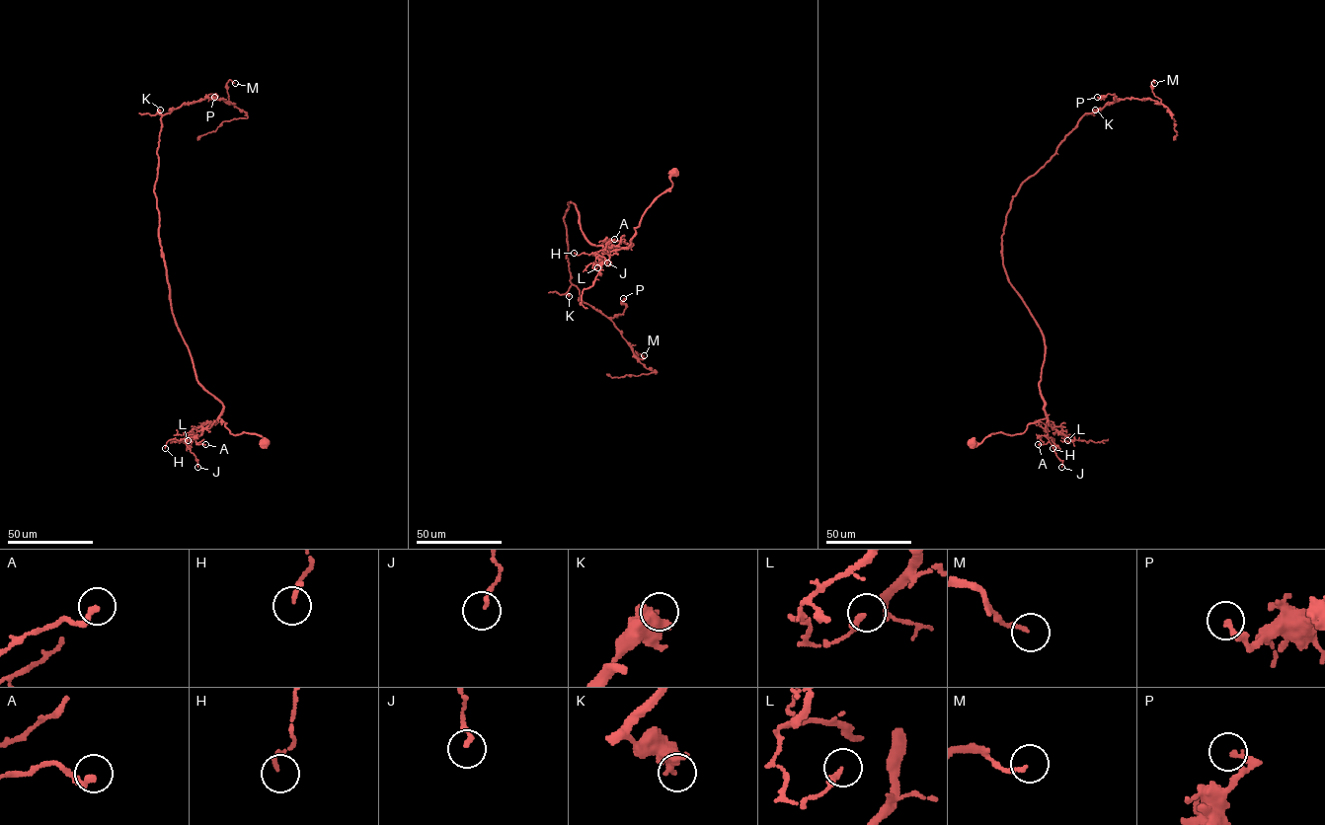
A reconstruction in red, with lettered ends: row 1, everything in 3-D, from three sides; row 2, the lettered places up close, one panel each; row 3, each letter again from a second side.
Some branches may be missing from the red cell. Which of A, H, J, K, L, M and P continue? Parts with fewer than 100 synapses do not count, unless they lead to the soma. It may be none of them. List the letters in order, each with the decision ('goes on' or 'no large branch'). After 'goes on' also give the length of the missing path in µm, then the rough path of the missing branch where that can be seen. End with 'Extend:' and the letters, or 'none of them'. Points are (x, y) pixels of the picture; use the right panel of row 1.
A: no large branch
H: no large branch
J: no large branch
K: no large branch
L: no large branch
M: no large branch
P: no large branch
Extend: none of them

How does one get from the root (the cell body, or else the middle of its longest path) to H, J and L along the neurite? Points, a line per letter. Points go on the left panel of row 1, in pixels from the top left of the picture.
H: (265, 444), (261, 445), (264, 438), (256, 434), (231, 434), (218, 418), (198, 436), (170, 439), (165, 448)
J: (265, 444), (261, 445), (264, 438), (256, 434), (231, 434), (218, 418), (186, 442), (197, 467)
L: (265, 444), (261, 445), (264, 438), (256, 434), (231, 434), (218, 418), (194, 428), (183, 441), (188, 440)

